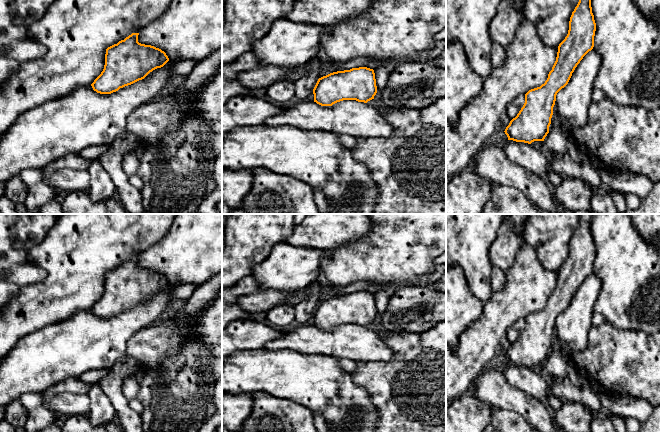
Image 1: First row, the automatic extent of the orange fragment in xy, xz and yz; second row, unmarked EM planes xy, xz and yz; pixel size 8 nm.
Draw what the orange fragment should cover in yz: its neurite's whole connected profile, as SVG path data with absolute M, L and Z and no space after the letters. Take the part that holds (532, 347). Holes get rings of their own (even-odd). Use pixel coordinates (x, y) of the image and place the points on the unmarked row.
M580 214L569 254L559 268L556 285L540 311L525 318L525 327L505 353L508 364L531 368L549 357L557 317L564 312L583 281L593 273L596 247L592 237L593 214Z

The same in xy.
M132 257L106 273L104 293L91 308L94 315L111 318L144 303L169 285L161 273L139 267L138 259Z

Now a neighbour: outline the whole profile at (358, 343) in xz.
M343 324L332 330L321 330L314 325L296 326L287 328L276 328L283 332L283 335L265 345L265 350L292 350L294 352L305 353L309 355L332 356L336 359L346 358L357 363L388 363L393 359L394 353L386 345L382 334L369 330L367 327L356 324Z

